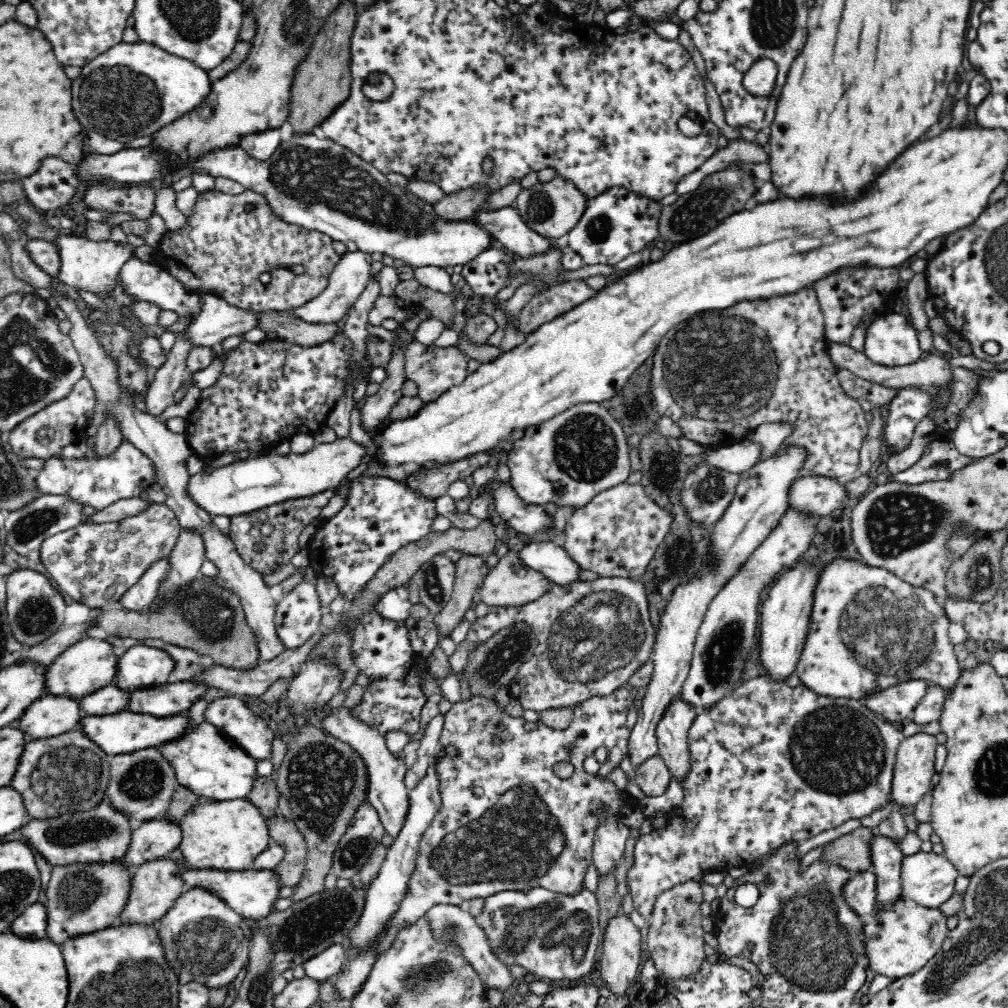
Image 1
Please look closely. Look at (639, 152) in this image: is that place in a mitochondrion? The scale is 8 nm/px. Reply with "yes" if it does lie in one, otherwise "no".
no

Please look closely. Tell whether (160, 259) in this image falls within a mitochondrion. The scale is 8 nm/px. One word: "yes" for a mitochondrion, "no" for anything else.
no

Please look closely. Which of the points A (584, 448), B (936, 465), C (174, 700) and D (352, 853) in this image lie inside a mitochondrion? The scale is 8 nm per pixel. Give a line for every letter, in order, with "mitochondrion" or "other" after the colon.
A: mitochondrion
B: mitochondrion
C: other
D: mitochondrion

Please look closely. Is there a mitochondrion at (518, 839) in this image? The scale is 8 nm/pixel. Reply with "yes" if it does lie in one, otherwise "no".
yes

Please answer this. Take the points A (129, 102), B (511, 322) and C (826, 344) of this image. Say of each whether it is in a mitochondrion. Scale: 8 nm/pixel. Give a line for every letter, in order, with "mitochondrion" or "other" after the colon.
A: mitochondrion
B: other
C: other

